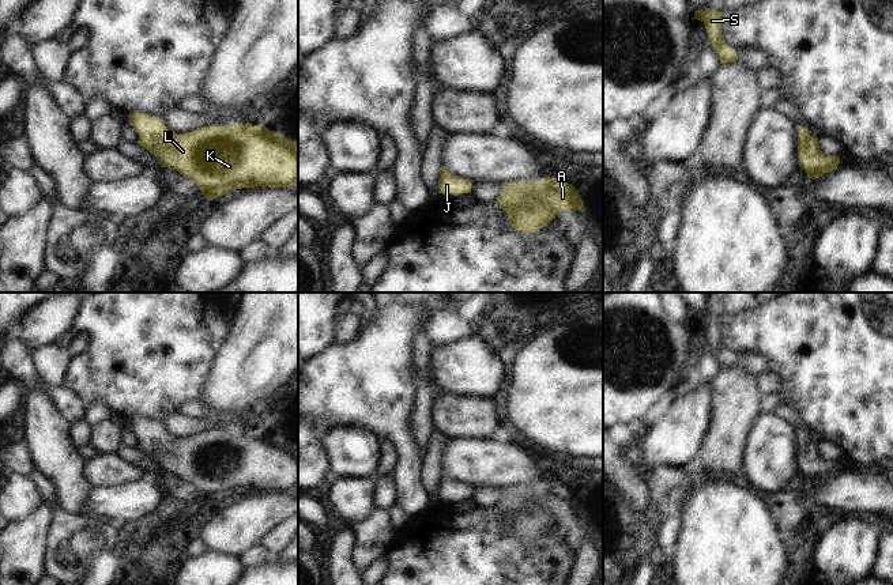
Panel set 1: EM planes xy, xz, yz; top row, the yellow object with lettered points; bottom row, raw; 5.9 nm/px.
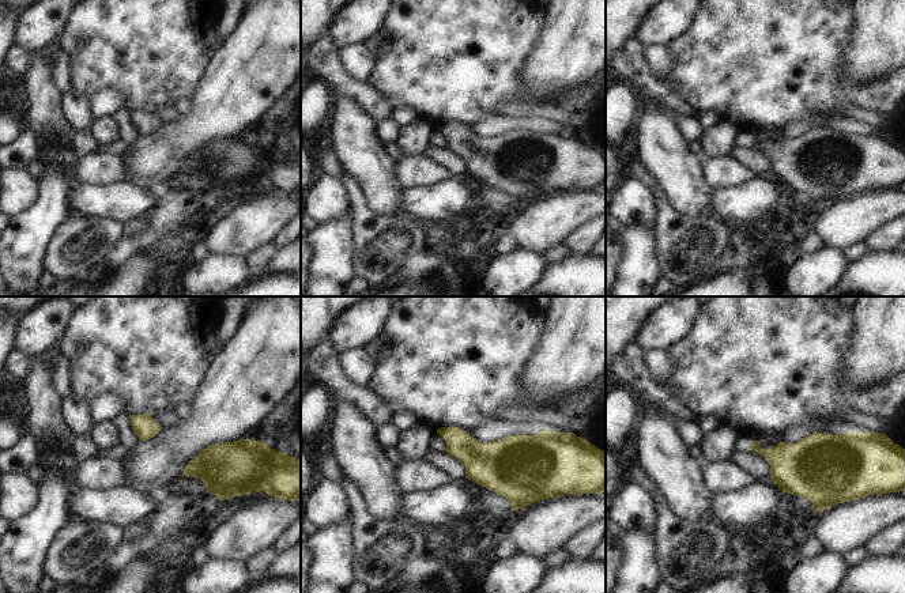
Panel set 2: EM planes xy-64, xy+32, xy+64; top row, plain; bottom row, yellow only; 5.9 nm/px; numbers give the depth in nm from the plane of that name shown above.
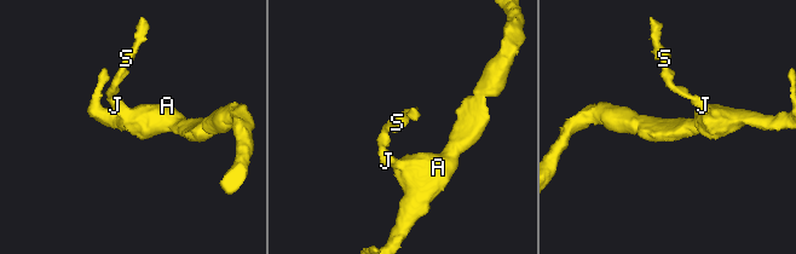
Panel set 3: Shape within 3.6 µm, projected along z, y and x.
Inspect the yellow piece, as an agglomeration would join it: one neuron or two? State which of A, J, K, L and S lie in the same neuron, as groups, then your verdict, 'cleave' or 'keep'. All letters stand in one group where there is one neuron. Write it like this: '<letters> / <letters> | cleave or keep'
A J K L S | keep

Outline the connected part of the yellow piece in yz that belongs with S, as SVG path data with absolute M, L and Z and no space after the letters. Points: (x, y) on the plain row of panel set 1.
M705 313L694 317L694 322L705 329L708 346L716 354L720 369L731 367L738 363L736 355L726 348L721 340L721 318L720 316Z

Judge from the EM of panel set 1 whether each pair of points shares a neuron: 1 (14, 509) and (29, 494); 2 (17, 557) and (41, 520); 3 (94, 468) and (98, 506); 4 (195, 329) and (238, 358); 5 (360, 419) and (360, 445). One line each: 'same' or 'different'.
1: same
2: same
3: different
4: different
5: different

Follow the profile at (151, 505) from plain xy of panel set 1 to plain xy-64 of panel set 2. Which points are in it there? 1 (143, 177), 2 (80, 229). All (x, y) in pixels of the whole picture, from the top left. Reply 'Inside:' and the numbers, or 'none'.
Inside: none

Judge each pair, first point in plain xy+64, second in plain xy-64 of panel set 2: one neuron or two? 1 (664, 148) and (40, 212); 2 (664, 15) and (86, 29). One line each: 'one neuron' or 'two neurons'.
1: two neurons
2: two neurons

